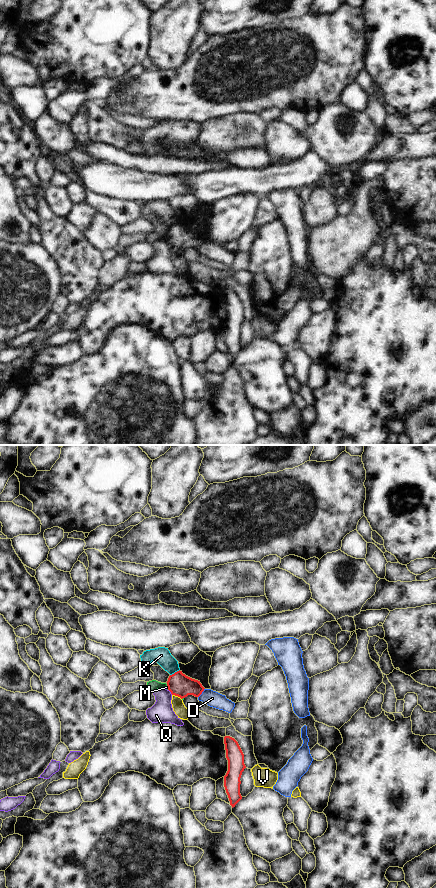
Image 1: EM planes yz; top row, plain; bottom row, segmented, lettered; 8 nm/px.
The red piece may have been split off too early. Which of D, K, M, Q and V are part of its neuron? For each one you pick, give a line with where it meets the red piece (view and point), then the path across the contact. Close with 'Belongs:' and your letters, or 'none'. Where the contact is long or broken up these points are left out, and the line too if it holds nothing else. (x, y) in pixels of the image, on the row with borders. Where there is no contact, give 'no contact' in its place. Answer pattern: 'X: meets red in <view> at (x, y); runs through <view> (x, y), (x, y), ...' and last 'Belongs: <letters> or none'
Belongs: none

